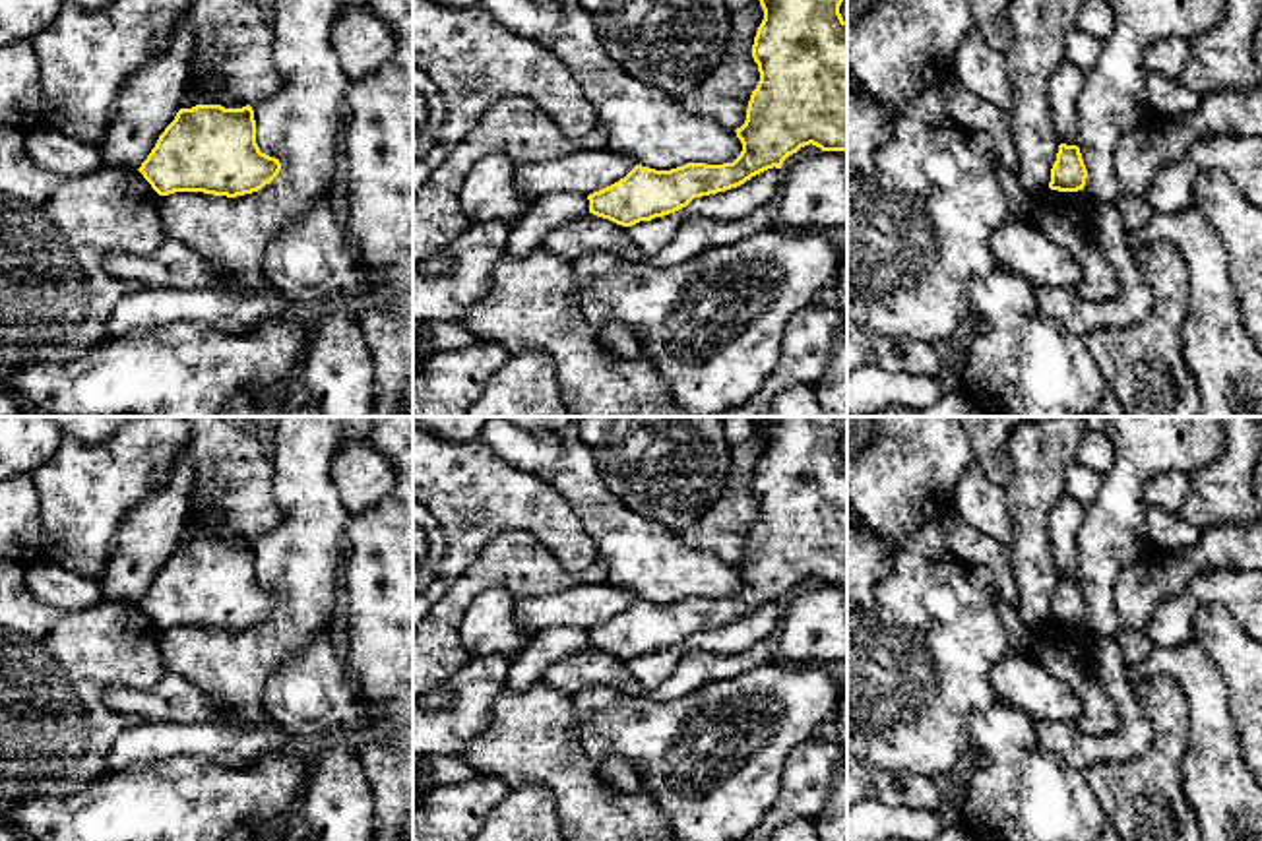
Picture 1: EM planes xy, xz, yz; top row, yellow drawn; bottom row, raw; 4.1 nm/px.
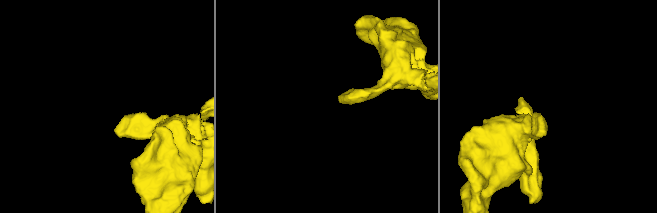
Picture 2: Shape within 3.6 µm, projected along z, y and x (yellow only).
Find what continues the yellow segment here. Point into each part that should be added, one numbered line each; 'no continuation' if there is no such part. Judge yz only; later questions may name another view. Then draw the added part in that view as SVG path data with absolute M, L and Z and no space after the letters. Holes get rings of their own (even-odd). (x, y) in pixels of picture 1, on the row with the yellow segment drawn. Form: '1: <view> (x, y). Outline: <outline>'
no continuation

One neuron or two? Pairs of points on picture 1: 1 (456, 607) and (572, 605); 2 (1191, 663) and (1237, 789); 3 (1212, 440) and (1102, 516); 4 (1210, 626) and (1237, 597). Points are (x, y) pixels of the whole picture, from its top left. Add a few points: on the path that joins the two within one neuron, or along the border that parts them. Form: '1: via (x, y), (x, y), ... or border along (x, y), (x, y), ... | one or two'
1: border along (561, 590), (514, 601) | two
2: via (1206, 694), (1212, 758) | one
3: via (1183, 440), (1169, 442), (1125, 487) | one
4: border along (1241, 628), (1222, 605), (1206, 603), (1191, 636) | two

